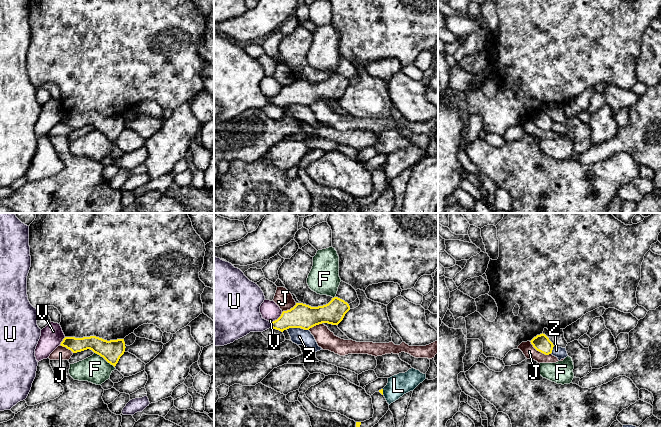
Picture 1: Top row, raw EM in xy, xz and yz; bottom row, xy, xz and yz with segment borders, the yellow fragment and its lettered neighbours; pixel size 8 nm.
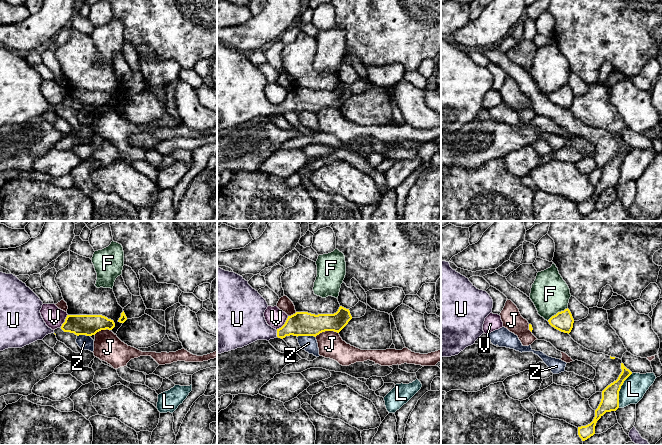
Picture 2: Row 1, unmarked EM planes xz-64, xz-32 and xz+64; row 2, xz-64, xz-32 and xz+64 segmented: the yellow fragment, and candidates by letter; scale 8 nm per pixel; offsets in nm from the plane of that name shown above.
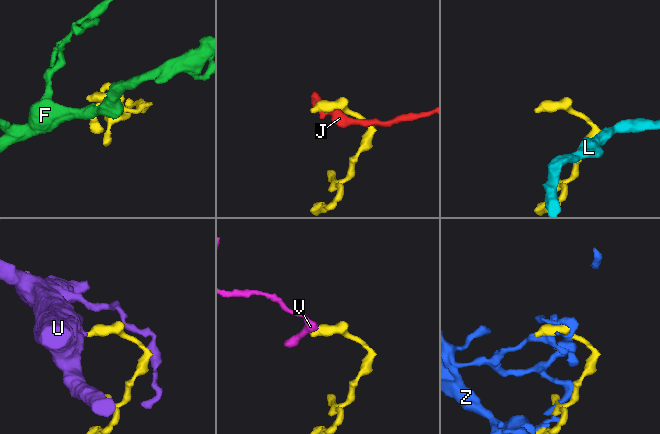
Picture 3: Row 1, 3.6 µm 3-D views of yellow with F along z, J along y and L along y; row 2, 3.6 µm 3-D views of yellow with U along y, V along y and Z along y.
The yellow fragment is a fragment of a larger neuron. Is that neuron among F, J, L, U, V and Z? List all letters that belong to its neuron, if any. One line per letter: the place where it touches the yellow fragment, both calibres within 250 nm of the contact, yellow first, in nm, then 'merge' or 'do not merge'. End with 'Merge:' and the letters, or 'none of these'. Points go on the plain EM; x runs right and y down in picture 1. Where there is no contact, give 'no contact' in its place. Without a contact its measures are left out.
F: meets yellow in xy at (104, 134); 170 nm thick on the yellow side, 220 nm on the other; do not merge
J: meets yellow in yz at (539, 127); 140 nm thick on the yellow side, 100 nm on the other; do not merge
L: meets yellow in xz at (382, 168); 30 nm thick on the yellow side, 170 nm on the other; do not merge
U: meets yellow in xz at (271, 101); 190 nm thick on the yellow side, 300 nm on the other; merge
V: meets yellow in xz at (278, 94); 200 nm thick on the yellow side, 160 nm on the other; do not merge
Z: meets yellow in xz at (297, 103); 200 nm thick on the yellow side, 130 nm on the other; do not merge
Merge: U

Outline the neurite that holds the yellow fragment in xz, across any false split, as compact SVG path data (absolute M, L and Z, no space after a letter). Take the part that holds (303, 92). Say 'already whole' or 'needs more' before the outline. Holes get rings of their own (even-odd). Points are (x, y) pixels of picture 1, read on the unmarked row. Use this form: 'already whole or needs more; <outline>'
needs more; M214 33L214 121L224 122L250 108L263 108L270 103L283 108L289 104L309 106L322 99L338 101L350 86L349 80L338 73L334 73L328 80L318 83L296 79L293 84L283 87L277 96L270 99L263 95L260 89L260 82L264 76L265 72L261 64L250 57L240 45Z

